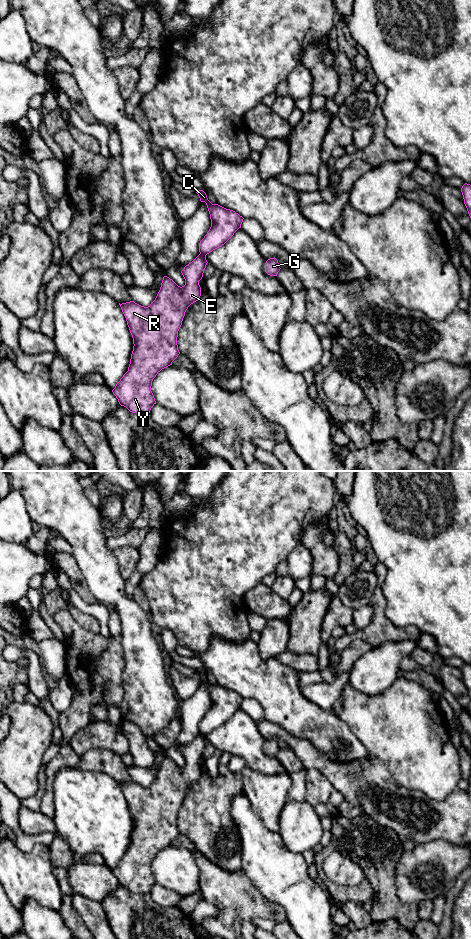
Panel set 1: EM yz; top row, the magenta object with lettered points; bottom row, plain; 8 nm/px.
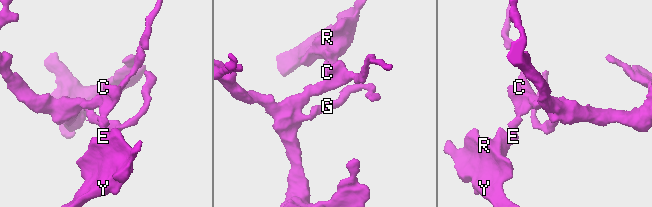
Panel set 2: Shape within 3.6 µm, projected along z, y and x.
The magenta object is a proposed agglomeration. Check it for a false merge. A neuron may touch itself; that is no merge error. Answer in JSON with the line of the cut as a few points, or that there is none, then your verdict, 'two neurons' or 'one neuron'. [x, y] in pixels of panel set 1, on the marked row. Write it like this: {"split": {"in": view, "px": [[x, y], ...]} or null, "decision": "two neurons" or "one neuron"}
{"split": {"in": "yz", "px": [[200, 253], [205, 256]]}, "decision": "two neurons"}

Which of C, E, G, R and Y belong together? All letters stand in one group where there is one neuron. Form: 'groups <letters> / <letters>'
groups C G / E R Y

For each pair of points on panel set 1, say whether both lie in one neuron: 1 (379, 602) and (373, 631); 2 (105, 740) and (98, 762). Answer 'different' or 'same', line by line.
1: same
2: different

